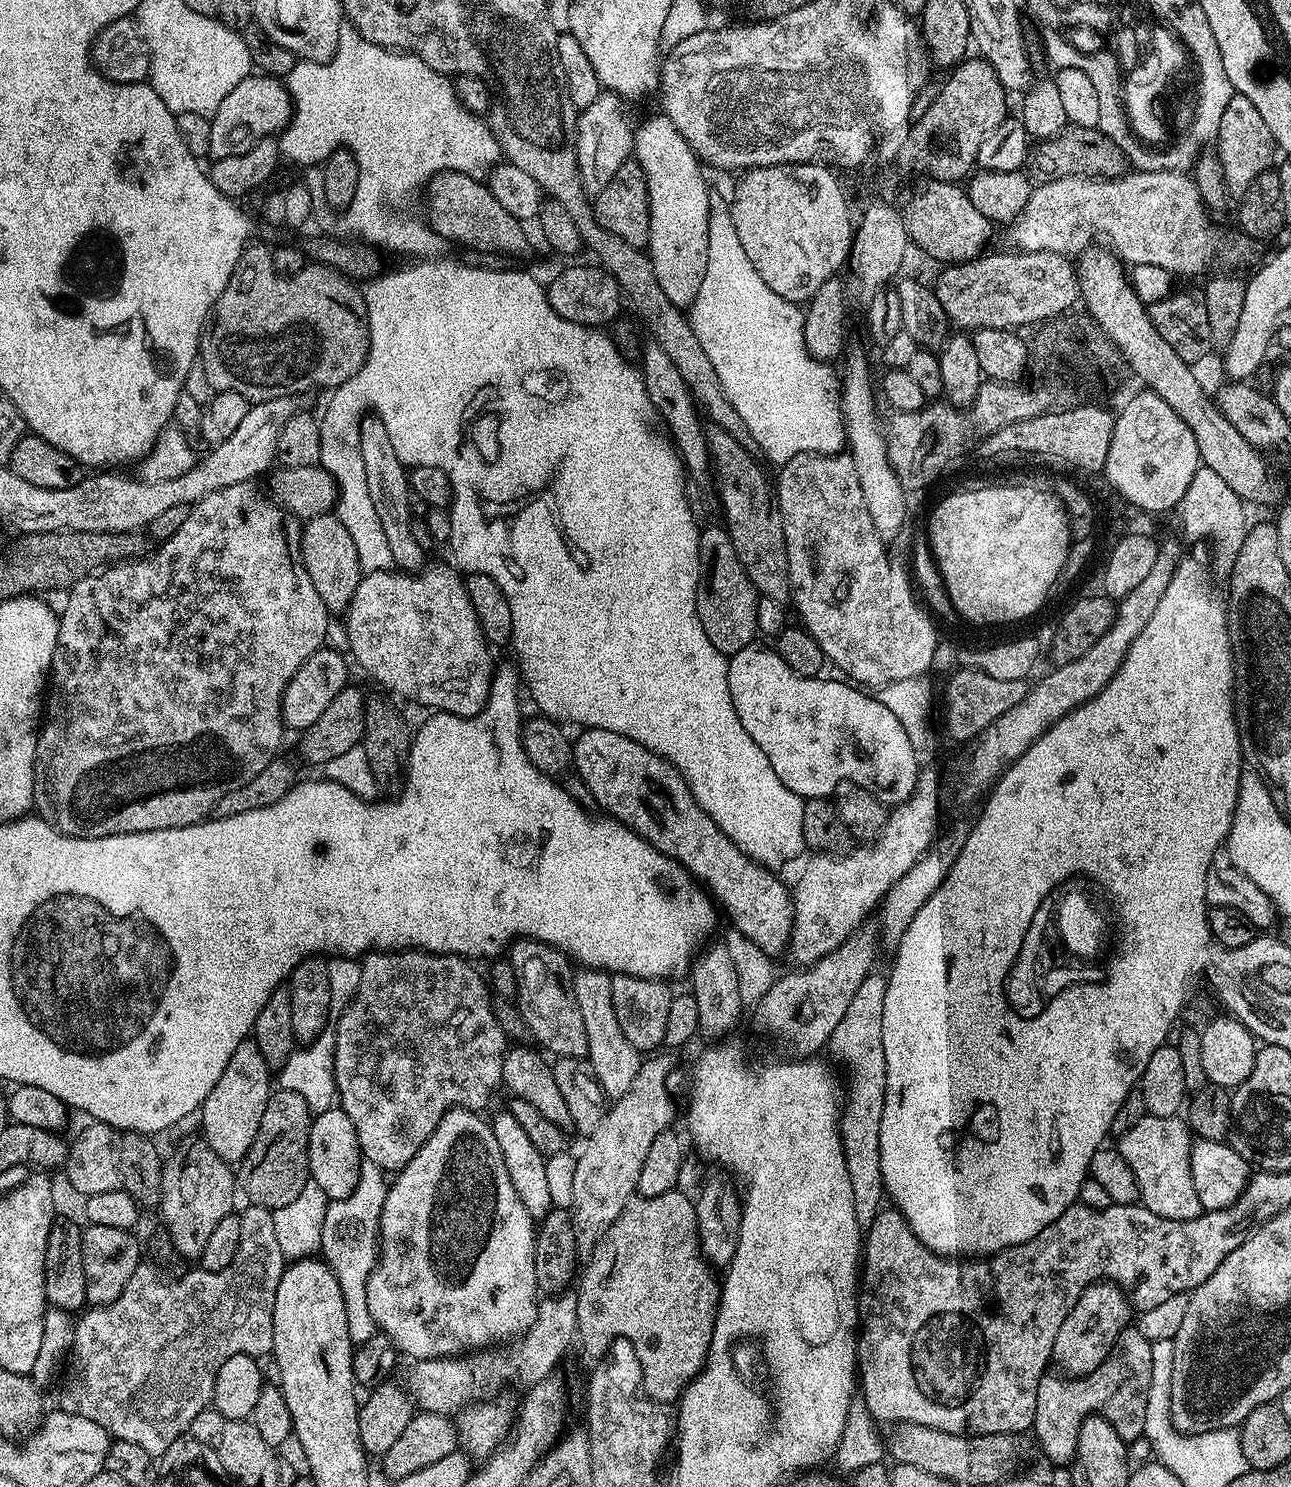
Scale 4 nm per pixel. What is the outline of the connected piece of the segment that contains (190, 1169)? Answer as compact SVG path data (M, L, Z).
M203 1138L184 1140L173 1150L172 1157L164 1160L158 1213L160 1212L161 1218L164 1219L163 1231L167 1232L174 1242L177 1257L184 1259L185 1256L192 1262L199 1261L202 1250L210 1239L211 1232L218 1226L218 1222L222 1222L222 1218L233 1215L232 1195L237 1195L237 1192L238 1180L234 1175L233 1165L218 1158L218 1154L214 1154L214 1150L210 1150L210 1146Z

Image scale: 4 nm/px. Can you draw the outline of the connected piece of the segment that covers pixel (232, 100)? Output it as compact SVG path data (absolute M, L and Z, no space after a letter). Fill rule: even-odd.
M249 74L230 94L226 94L222 106L213 112L210 119L210 150L212 160L230 158L230 154L242 154L267 136L276 136L284 131L292 117L293 105L287 87L277 77Z

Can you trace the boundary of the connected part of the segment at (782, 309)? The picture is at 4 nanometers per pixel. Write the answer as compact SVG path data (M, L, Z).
M713 191L710 195L710 218L708 219L708 265L706 266L706 278L702 282L702 290L698 290L698 298L690 306L690 319L692 329L698 337L698 342L702 345L702 350L706 351L707 357L717 371L718 380L730 399L730 404L740 412L745 426L753 435L753 443L764 450L765 454L774 461L774 464L781 464L796 457L800 453L817 452L827 456L837 455L845 447L844 439L844 419L840 417L840 380L831 363L815 360L805 348L804 314L795 304L789 304L787 300L778 298L766 282L754 270L754 262L750 262L746 250L742 250L742 242L738 239L738 230L734 230L734 222L730 211L730 200L726 195Z

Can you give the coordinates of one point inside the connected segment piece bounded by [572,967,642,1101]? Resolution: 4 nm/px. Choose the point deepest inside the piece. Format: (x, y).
(614, 1063)

